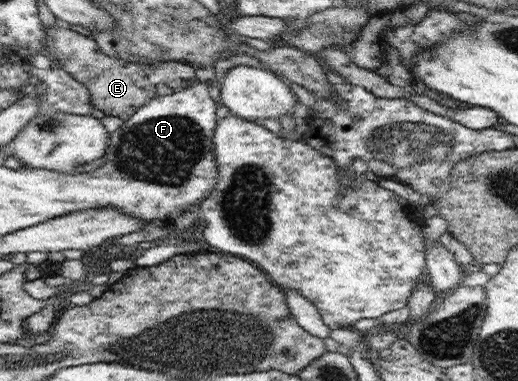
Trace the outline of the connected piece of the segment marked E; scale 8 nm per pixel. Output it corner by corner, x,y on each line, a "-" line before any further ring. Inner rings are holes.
54,23
46,30
48,51
60,68
64,68
76,81
83,83
90,92
96,108
106,116
113,115
126,122
131,115
148,100
156,97
156,85
165,83
177,92
195,83
194,70
190,64
180,60
153,63
132,63
128,60
106,55
96,40
72,31
66,23

